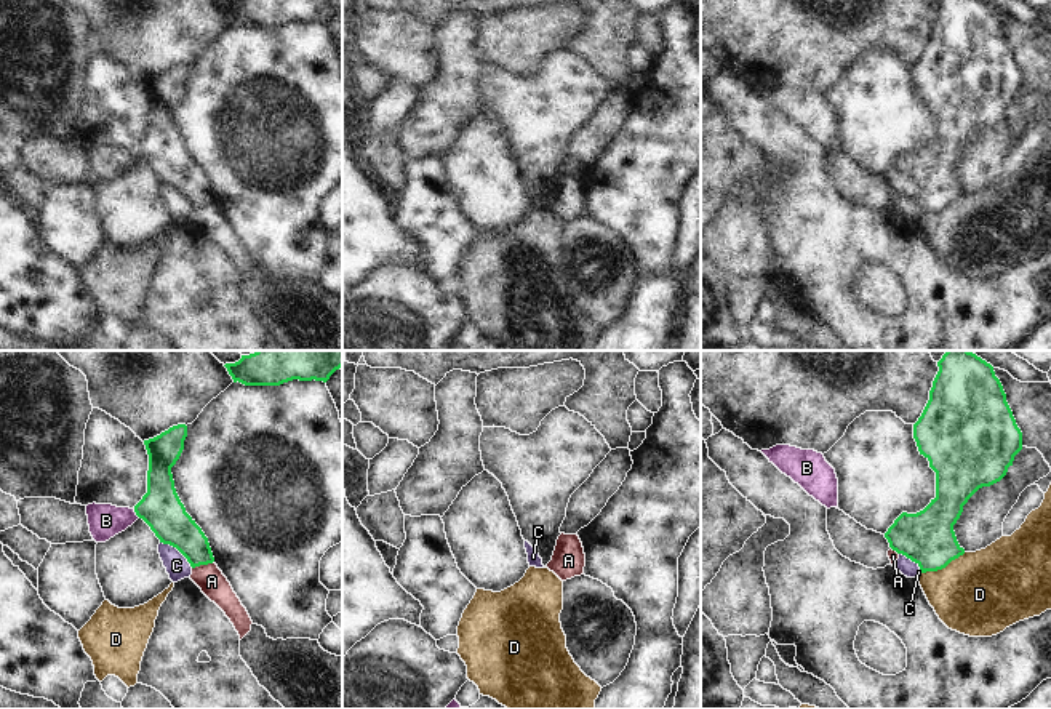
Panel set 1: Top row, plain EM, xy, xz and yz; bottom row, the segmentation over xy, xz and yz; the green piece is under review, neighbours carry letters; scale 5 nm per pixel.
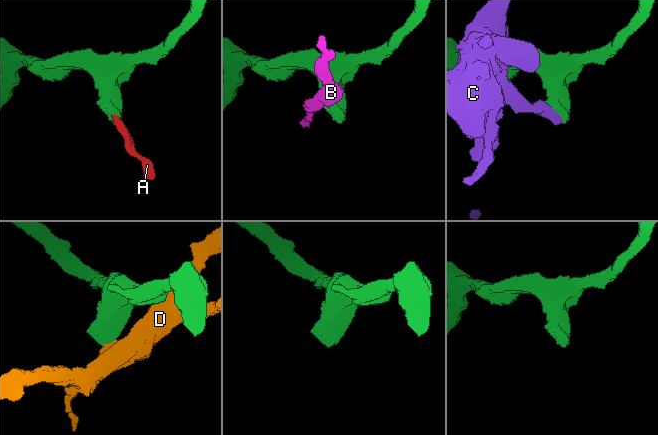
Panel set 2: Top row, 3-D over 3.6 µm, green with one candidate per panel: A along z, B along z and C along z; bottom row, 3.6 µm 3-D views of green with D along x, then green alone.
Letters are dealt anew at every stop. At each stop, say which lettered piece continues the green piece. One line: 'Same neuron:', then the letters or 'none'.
Same neuron: none

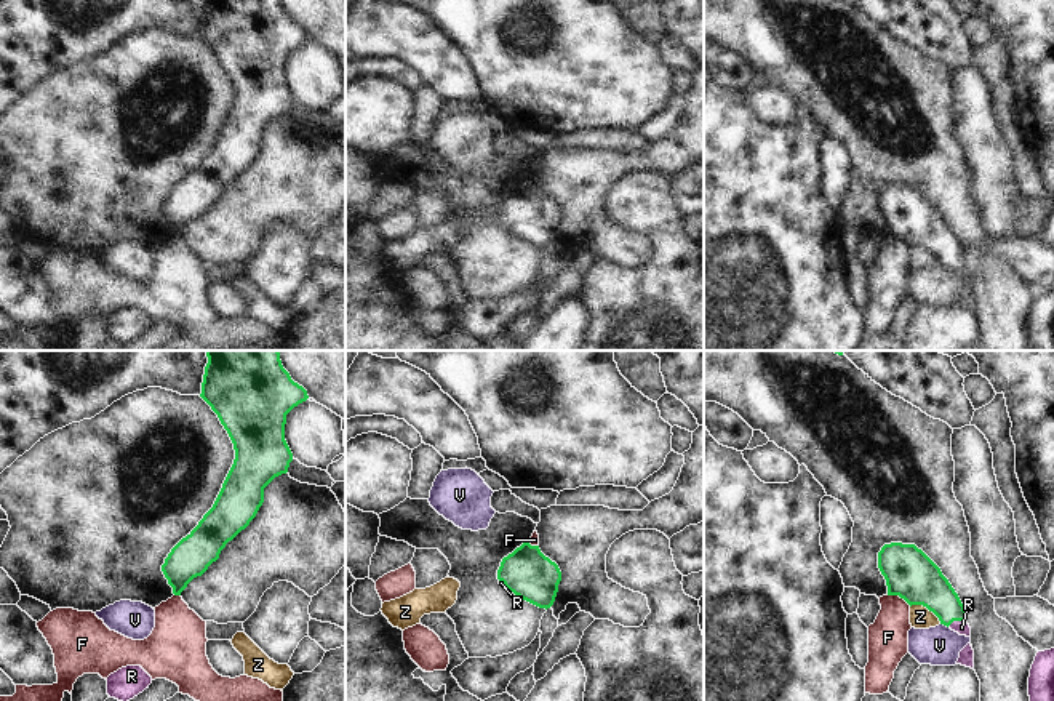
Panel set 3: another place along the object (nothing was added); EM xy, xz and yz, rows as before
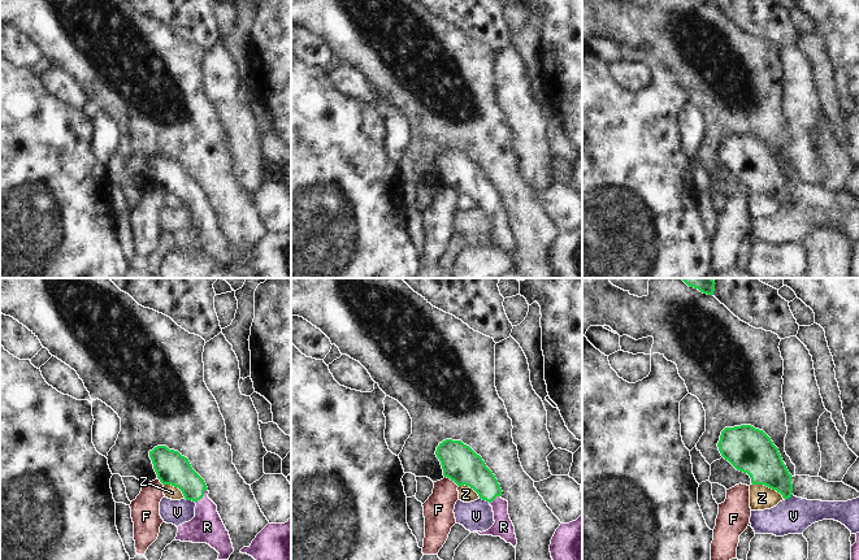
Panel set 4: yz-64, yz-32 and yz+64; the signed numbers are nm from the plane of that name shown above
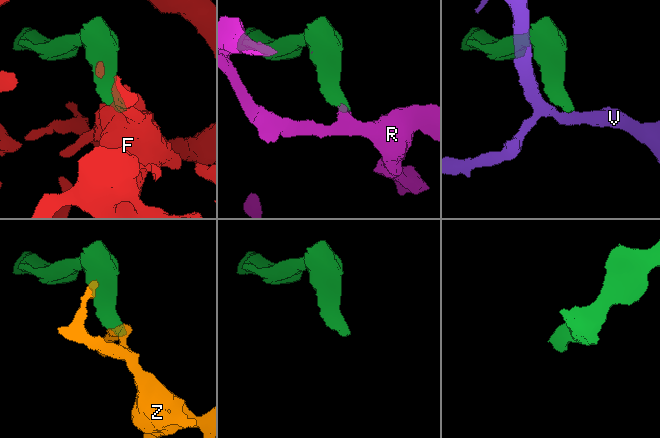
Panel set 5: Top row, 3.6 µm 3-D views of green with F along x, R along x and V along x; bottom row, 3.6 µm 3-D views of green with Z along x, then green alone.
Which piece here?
Same neuron: R

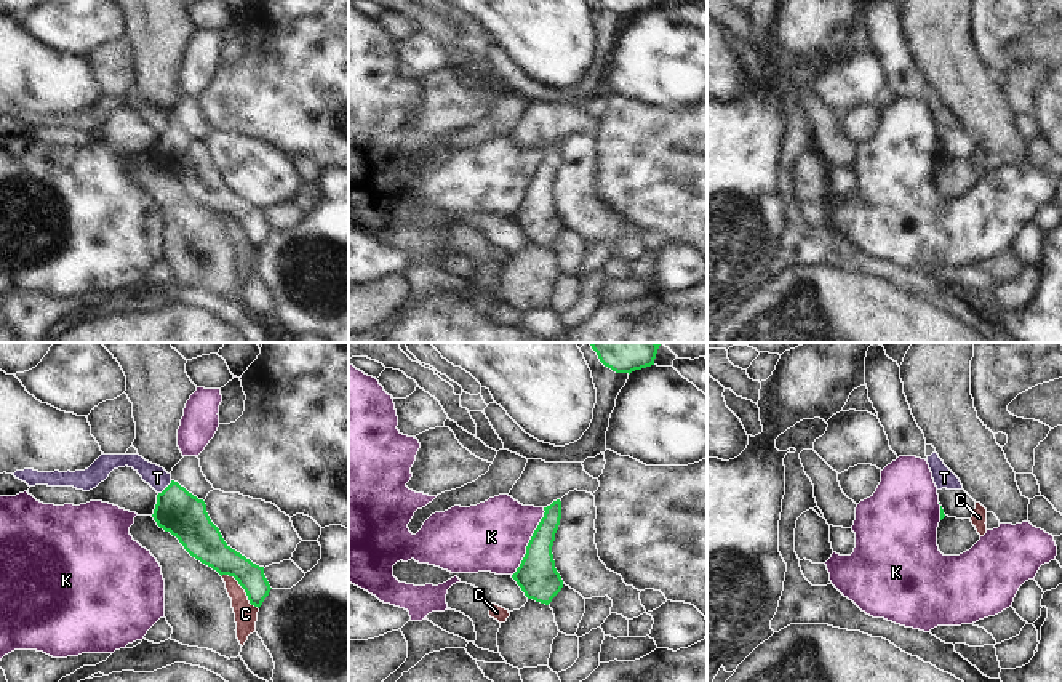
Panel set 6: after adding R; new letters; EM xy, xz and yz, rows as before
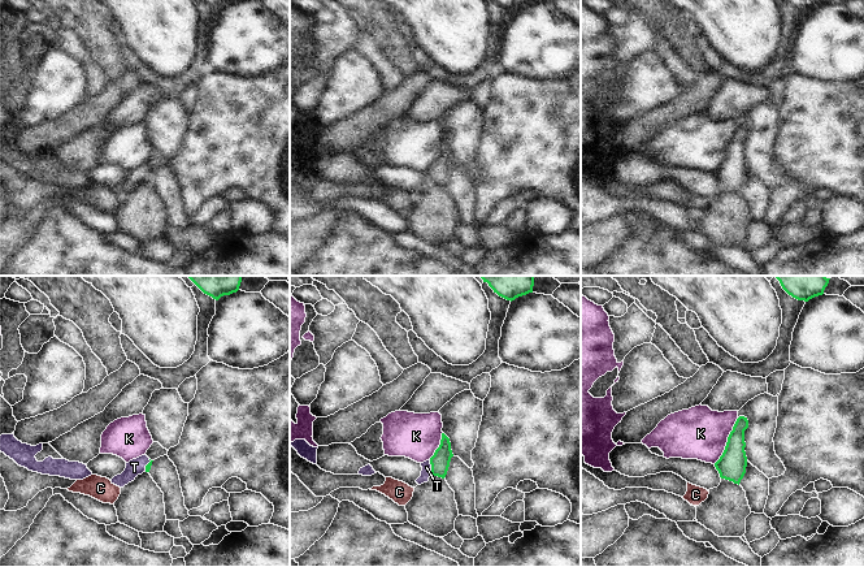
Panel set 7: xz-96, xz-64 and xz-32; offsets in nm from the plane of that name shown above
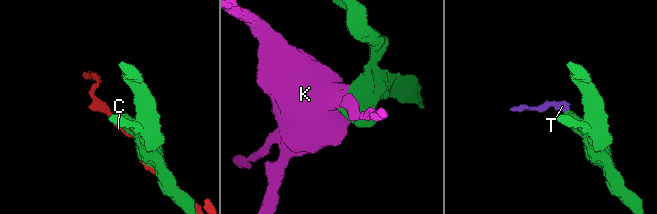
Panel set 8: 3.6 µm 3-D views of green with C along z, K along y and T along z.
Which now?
Same neuron: T

